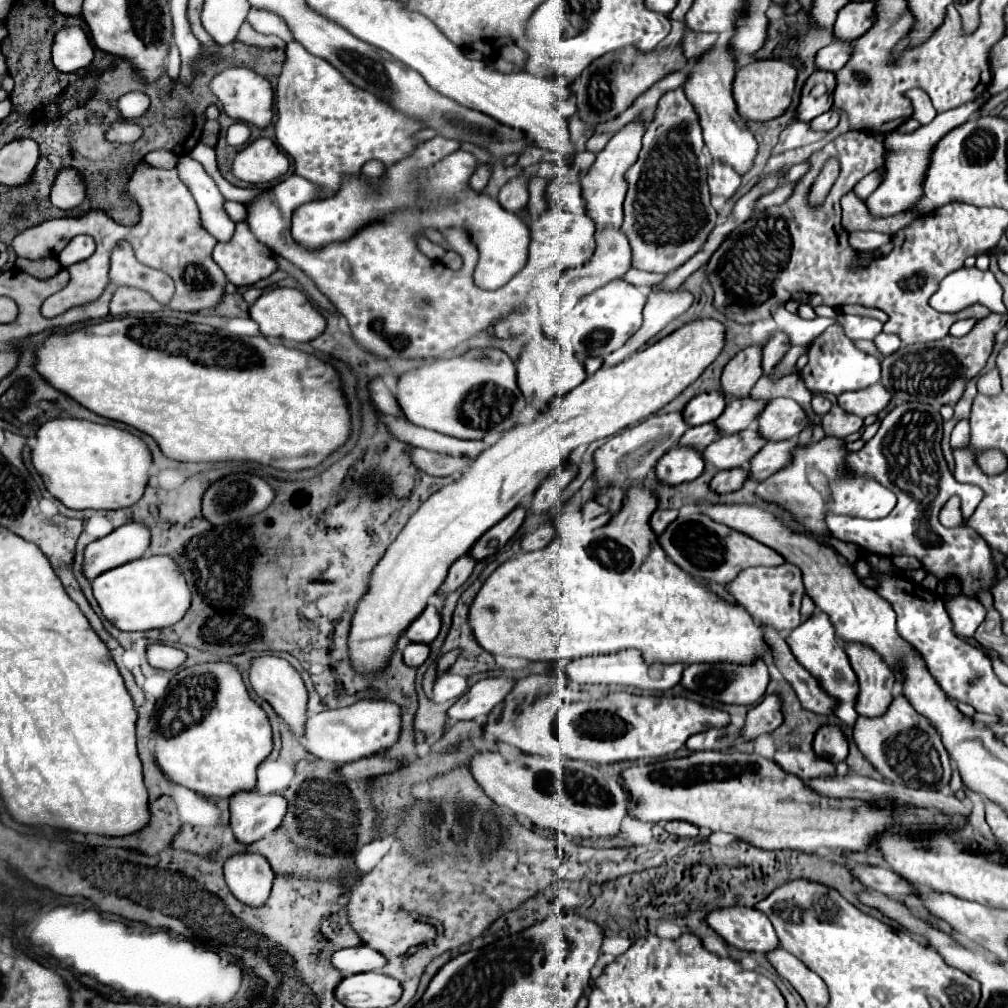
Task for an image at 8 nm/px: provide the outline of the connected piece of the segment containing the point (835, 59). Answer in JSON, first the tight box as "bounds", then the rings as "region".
{"bounds":[817,41,853,71],"region":[[[835,41],[817,53],[817,69],[839,71],[853,55],[853,43],[849,41]]]}

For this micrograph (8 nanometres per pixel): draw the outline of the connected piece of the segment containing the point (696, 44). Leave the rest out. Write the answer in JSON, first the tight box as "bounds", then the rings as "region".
{"bounds":[681,29,717,63],"region":[[[685,29],[685,35],[683,35],[683,41],[681,41],[681,45],[683,45],[683,53],[685,53],[685,57],[687,57],[687,61],[691,63],[691,61],[695,61],[697,57],[701,57],[701,55],[705,55],[711,47],[713,47],[713,43],[717,41],[717,35],[705,35],[705,37],[697,37],[697,33],[693,35],[693,33],[689,33],[687,29]]]}

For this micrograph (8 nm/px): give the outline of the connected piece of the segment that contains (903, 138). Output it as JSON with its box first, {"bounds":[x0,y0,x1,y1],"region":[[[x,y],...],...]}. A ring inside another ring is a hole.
{"bounds":[867,91,991,215],"region":[[[985,91],[983,95],[975,97],[973,101],[965,103],[957,109],[939,113],[929,125],[923,125],[923,127],[919,127],[911,133],[889,133],[887,143],[885,143],[885,151],[887,151],[885,169],[887,169],[887,175],[885,175],[885,181],[871,193],[871,197],[867,197],[869,209],[873,209],[875,213],[881,213],[881,215],[895,215],[895,213],[903,213],[903,211],[913,209],[917,205],[917,201],[923,197],[925,173],[929,169],[929,161],[931,161],[931,155],[933,155],[937,143],[951,129],[955,129],[957,125],[963,125],[989,97],[991,97],[989,91]]]}

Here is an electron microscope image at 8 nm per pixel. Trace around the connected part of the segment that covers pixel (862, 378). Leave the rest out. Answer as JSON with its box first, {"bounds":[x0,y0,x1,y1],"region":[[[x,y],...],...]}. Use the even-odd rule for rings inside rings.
{"bounds":[801,323,881,395],"region":[[[841,323],[831,325],[821,337],[817,337],[809,347],[809,363],[801,369],[801,379],[809,387],[809,391],[821,391],[821,393],[833,393],[841,395],[845,391],[857,391],[865,389],[869,385],[875,385],[881,379],[881,365],[877,357],[867,355],[859,351],[849,337],[845,337]]]}

